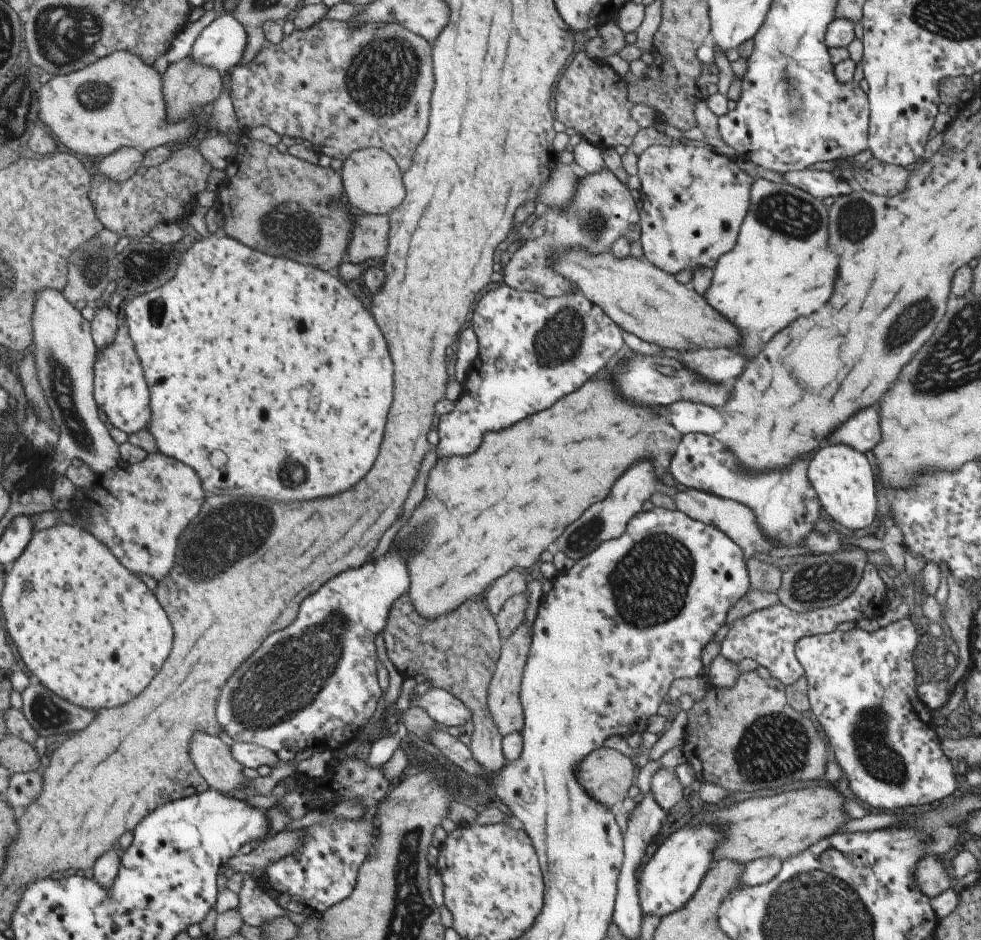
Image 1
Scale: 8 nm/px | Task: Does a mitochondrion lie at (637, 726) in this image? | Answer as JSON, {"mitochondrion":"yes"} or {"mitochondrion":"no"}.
{"mitochondrion":"no"}

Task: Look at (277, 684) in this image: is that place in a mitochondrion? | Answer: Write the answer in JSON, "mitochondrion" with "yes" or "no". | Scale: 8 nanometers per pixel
{"mitochondrion":"yes"}

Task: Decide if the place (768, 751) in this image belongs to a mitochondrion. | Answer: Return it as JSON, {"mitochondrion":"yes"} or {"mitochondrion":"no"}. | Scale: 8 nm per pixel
{"mitochondrion":"yes"}

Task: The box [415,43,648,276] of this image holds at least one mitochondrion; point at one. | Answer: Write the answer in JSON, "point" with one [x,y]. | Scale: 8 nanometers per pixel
{"point":[593,222]}

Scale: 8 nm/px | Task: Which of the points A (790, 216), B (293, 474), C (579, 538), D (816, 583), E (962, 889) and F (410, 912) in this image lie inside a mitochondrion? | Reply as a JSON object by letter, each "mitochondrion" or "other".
{"A":"mitochondrion","B":"mitochondrion","C":"mitochondrion","D":"mitochondrion","E":"other","F":"mitochondrion"}

